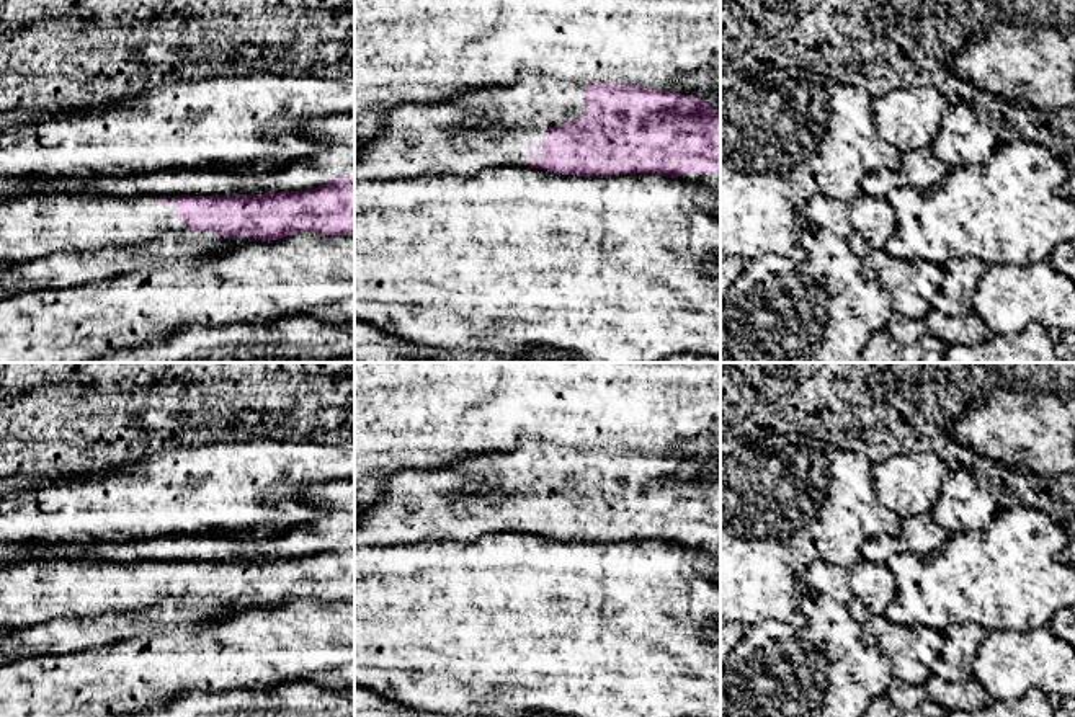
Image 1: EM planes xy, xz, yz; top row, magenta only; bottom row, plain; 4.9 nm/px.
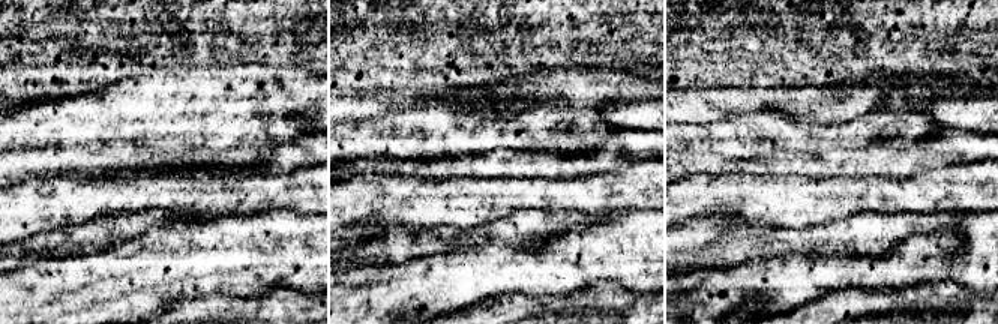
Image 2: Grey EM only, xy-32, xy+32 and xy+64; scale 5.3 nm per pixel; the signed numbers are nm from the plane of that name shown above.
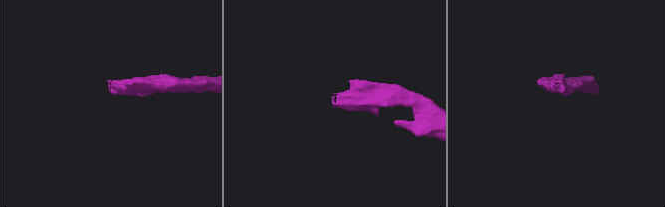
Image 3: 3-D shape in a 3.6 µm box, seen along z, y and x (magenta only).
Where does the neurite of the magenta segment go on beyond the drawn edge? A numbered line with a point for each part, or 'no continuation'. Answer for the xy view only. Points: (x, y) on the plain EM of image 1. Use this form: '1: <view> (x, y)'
1: xy (35, 590)

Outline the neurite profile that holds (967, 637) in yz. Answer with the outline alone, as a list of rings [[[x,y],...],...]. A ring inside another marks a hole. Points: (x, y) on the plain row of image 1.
[[[959,624],[941,634],[946,640],[933,661],[931,673],[951,683],[972,679],[972,660],[988,632],[975,624]]]

